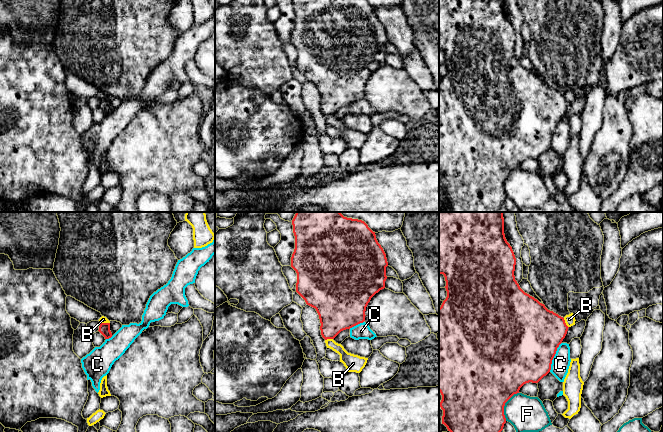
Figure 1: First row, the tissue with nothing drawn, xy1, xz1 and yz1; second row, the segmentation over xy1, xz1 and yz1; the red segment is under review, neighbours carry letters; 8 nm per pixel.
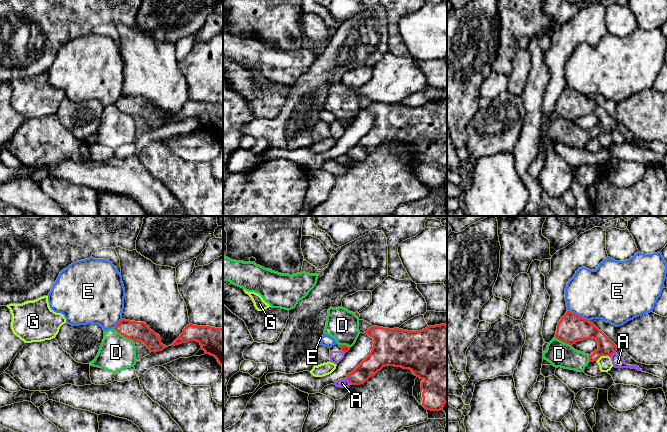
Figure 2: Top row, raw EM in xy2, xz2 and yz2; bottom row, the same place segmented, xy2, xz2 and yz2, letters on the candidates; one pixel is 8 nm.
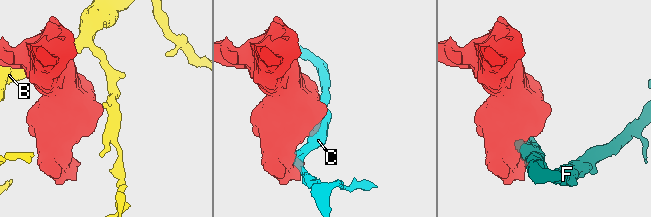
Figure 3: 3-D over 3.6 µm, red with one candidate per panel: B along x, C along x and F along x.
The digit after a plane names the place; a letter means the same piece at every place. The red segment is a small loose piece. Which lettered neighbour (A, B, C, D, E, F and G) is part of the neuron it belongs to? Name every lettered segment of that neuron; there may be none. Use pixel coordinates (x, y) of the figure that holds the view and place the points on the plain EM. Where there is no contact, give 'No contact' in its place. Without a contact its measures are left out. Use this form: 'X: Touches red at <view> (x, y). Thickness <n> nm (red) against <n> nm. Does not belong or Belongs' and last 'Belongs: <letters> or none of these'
A: Touches red at yz2 (612, 129). Thickness 140 nm (red) against 100 nm. Does not belong
B: Touches red at yz1 (565, 99). Thickness 420 nm (red) against 80 nm. Does not belong
C: Touches red at yz1 (553, 133). Thickness 500 nm (red) against 140 nm. Does not belong
D: Touches red at xy2 (123, 111). Thickness 160 nm (red) against 280 nm. Belongs
E: Touches red at yz2 (577, 91). Thickness 220 nm (red) against 400 nm. Does not belong
F: Touches red at yz1 (504, 181). Thickness 500 nm (red) against 280 nm. Does not belong
G: Touches red at yz2 (602, 131). Thickness 150 nm (red) against 110 nm. Does not belong
Belongs: D

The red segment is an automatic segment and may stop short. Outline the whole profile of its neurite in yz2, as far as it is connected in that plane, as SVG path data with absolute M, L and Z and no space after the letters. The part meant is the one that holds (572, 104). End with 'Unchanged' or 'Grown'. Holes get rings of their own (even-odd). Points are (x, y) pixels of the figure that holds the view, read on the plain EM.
M567 87L557 101L555 113L543 128L543 135L554 143L583 148L589 138L597 137L601 132L611 132L617 122L594 100ZM589 114L596 115L598 125L591 131L575 126L572 121Z. Grown

